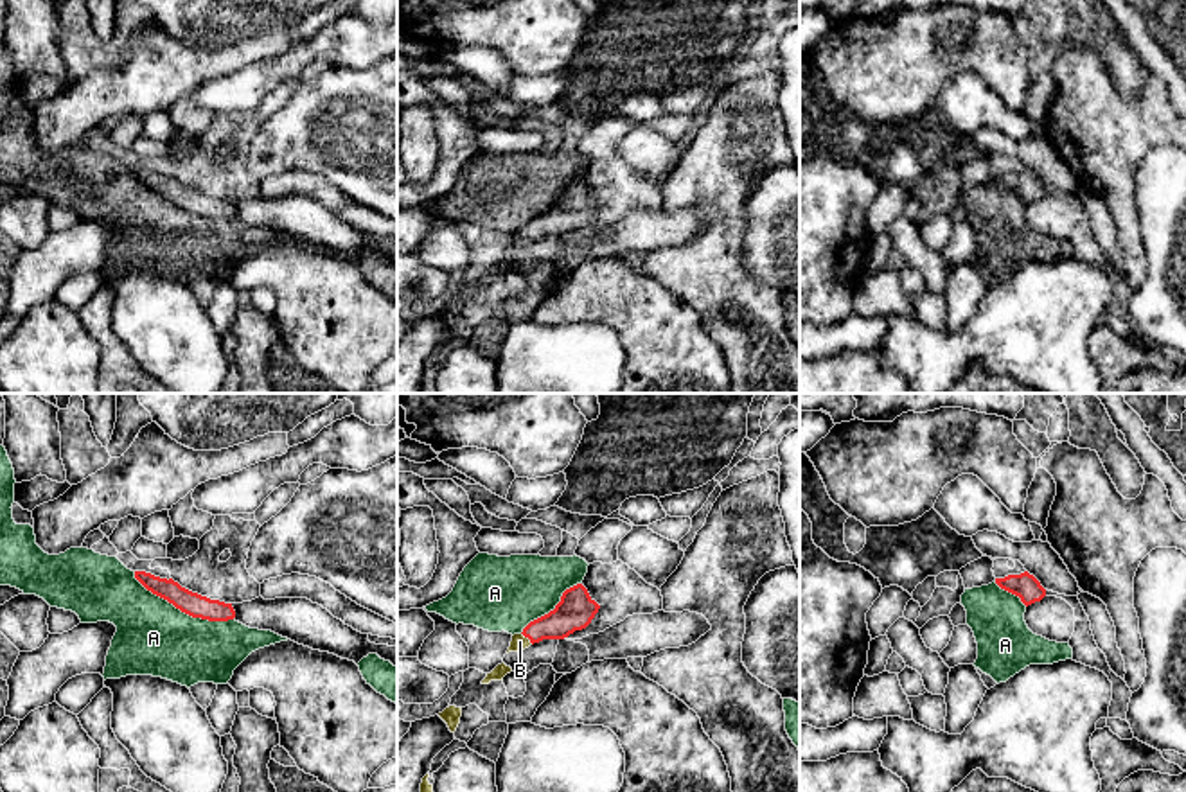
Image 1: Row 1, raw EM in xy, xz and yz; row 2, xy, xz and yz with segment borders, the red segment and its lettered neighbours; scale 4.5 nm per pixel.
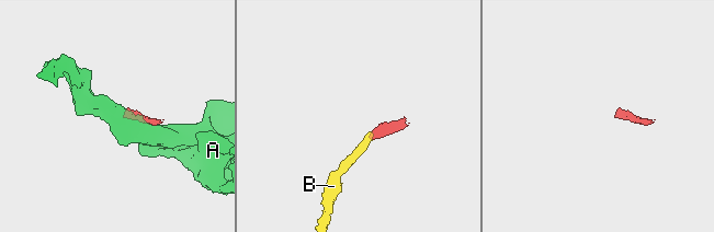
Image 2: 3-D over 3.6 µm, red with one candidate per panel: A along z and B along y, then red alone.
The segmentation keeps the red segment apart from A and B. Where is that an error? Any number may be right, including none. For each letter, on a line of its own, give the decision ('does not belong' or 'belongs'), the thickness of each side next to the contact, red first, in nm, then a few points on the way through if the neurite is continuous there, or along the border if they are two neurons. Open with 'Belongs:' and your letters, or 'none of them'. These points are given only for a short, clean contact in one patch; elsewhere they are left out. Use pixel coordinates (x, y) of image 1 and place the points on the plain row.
Belongs: B
A: does not belong; calibres 110 and 340 nm
B: belongs; calibres 160 and 70 nm; way xz (575, 207), (559, 221), (527, 234), (520, 239)

